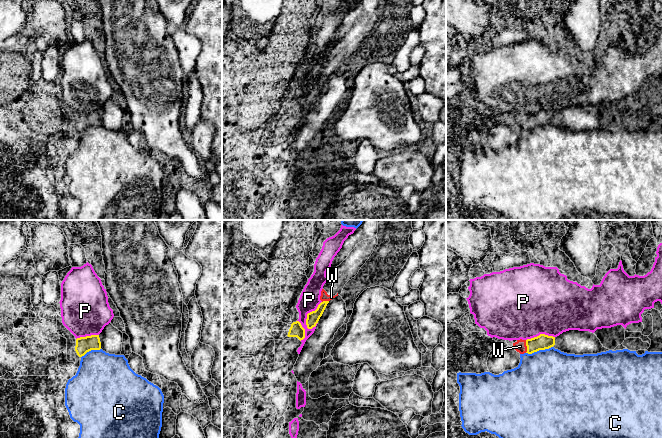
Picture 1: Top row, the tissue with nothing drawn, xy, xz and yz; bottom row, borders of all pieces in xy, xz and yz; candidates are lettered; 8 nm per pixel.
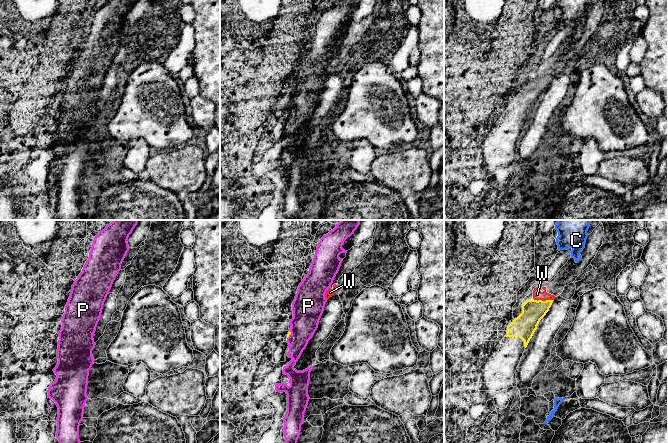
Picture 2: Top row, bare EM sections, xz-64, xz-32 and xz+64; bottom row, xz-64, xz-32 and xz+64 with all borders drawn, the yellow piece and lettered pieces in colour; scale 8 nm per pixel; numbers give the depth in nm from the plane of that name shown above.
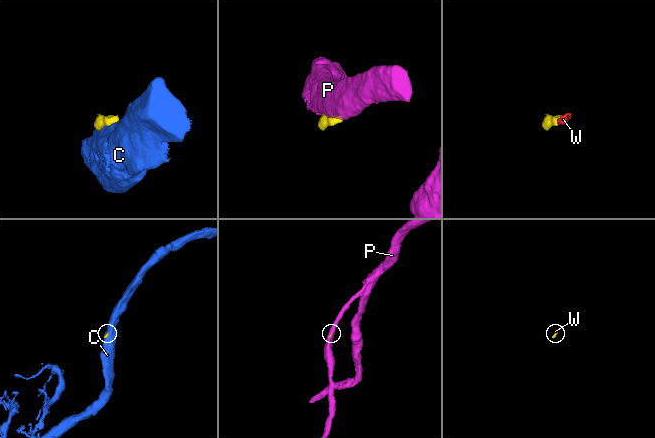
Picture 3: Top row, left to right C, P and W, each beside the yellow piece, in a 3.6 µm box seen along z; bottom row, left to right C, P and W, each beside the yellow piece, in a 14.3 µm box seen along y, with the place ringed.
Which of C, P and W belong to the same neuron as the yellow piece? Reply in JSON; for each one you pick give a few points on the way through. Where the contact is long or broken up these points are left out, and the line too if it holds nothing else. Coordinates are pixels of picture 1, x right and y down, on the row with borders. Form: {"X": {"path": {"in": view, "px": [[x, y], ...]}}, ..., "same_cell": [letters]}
{"W": {"path": {"in": "yz", "px": [[541, 342], [526, 345], [520, 346]]}}, "same_cell": ["W"]}

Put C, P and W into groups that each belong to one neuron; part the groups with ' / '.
C / P / W

